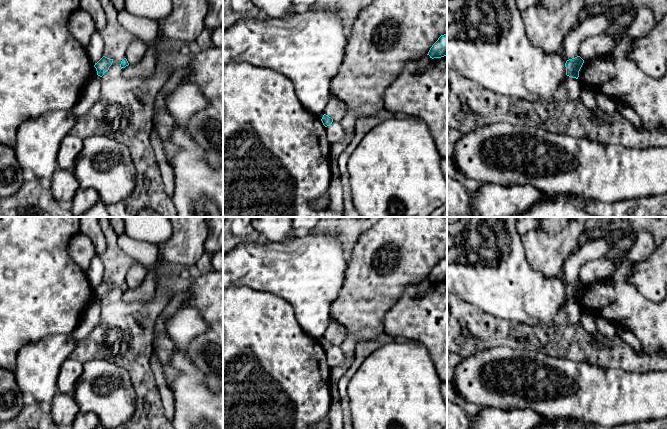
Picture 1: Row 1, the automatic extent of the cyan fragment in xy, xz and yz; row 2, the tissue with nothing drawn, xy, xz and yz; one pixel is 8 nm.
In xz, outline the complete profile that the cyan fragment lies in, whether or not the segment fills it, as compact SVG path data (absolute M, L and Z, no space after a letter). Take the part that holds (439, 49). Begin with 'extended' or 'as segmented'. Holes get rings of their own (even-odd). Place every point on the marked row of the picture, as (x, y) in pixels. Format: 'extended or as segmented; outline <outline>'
as segmented; outline M447 34L441 35L432 45L428 54L430 58L441 58L447 56Z

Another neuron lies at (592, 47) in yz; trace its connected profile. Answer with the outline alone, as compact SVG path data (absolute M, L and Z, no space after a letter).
M603 32L599 35L589 36L579 45L579 56L588 62L591 59L607 55L615 46L614 39Z

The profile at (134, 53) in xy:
M136 38L127 47L125 58L127 59L129 65L134 65L138 63L143 57L144 50L145 50L144 43L140 39Z

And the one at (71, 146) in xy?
M68 134L61 142L58 155L58 168L63 170L73 170L77 158L83 148L83 140Z

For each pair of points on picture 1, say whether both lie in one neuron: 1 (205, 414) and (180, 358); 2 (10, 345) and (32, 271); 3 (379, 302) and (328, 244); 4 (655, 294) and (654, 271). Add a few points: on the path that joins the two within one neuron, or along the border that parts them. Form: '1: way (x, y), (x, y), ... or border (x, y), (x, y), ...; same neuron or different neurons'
1: way (194, 400), (190, 392), (190, 376), (188, 372); same neuron
2: way (10, 327), (10, 293), (14, 289); same neuron
3: border (347, 264), (345, 279), (341, 288); different neurons
4: way (654, 288), (654, 277); same neuron

